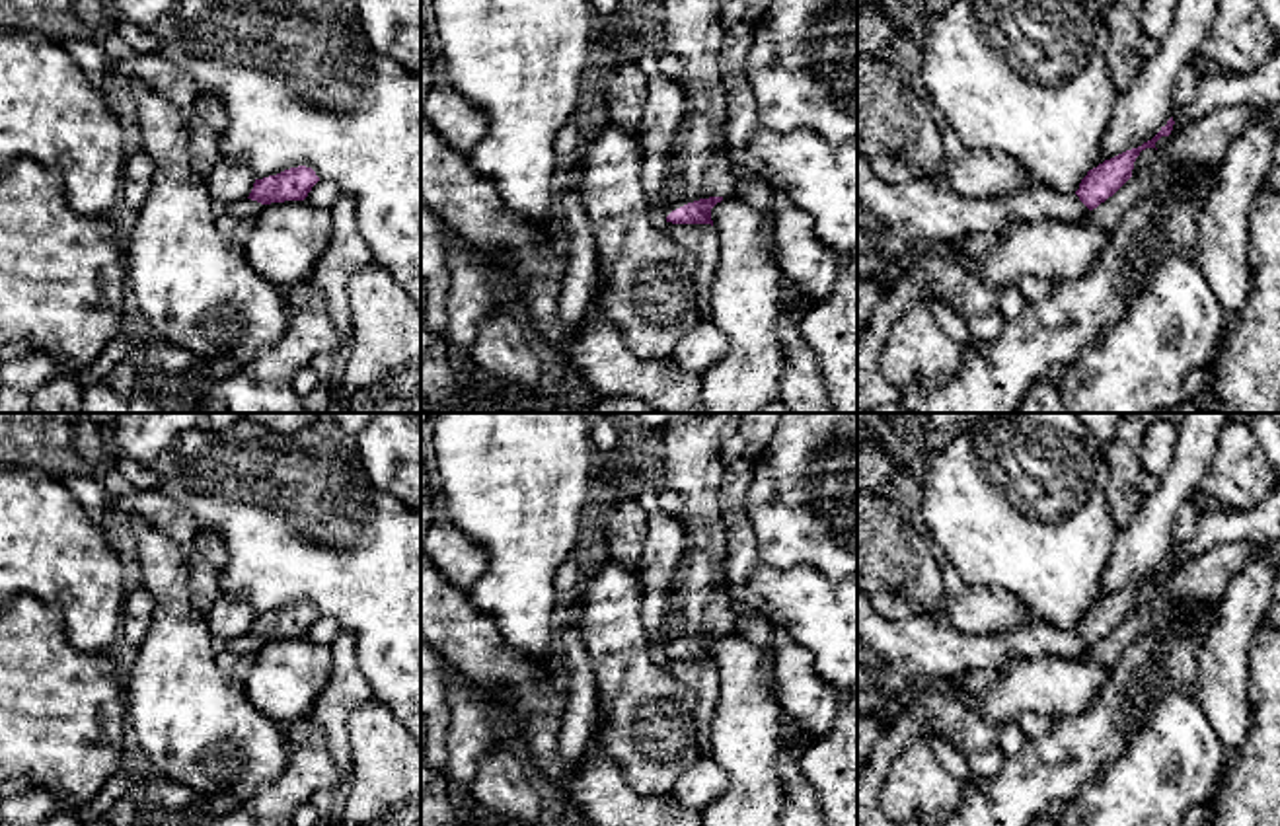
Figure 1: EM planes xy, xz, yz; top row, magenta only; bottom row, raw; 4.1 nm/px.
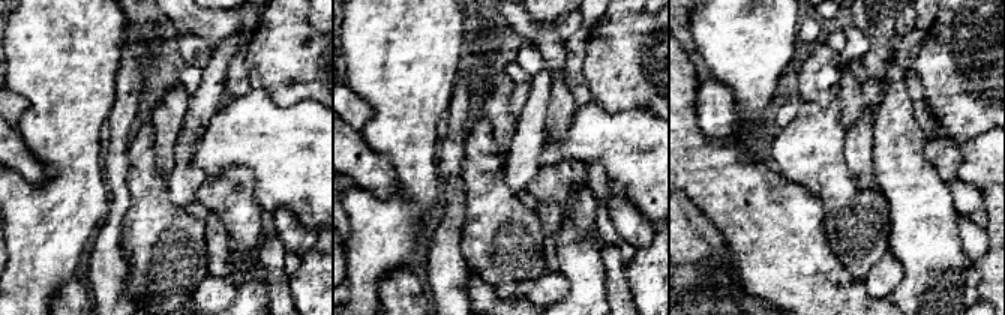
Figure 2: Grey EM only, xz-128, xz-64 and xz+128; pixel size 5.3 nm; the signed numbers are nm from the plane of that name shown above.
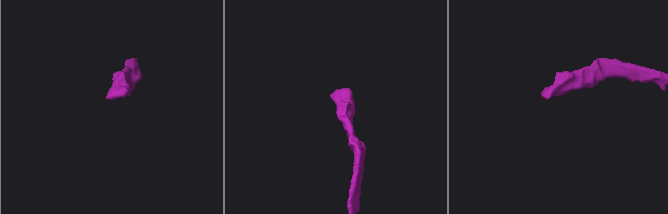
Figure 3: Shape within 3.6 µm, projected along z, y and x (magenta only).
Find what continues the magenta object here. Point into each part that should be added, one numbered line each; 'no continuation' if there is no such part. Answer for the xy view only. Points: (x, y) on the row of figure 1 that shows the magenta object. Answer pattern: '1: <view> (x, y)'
1: xy (248, 209)

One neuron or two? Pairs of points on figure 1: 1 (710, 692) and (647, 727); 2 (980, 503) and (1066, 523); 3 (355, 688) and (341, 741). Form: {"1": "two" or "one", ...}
{"1": "two", "2": "one", "3": "one"}

